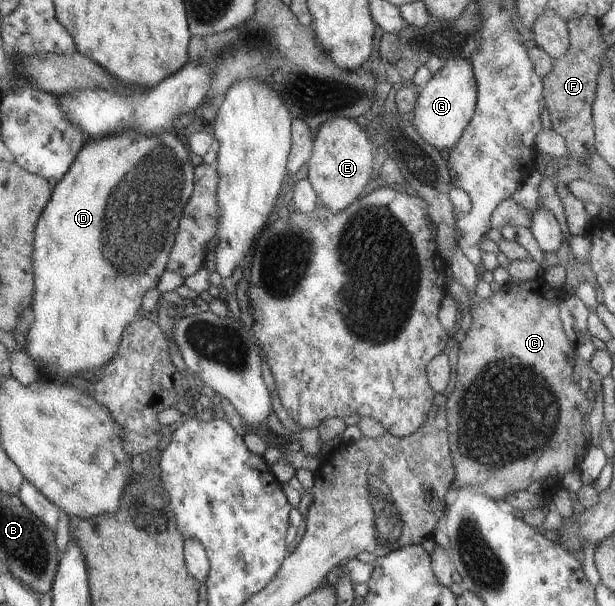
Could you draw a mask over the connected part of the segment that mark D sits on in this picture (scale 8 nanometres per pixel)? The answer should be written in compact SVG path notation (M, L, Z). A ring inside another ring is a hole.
M169 130L162 131L160 134L146 134L144 131L118 131L117 133L112 133L108 136L103 136L101 139L86 139L83 141L83 145L80 147L80 150L76 153L74 157L73 163L70 164L70 168L62 175L60 180L52 183L51 193L46 203L46 206L42 209L38 220L36 221L34 232L33 232L33 249L31 254L31 265L33 270L33 296L31 300L31 312L32 315L30 317L30 324L28 324L28 328L26 332L24 332L24 337L26 338L27 344L24 347L24 351L27 352L28 356L34 361L34 364L37 366L40 374L42 374L42 378L45 380L52 380L54 382L64 384L64 380L66 376L69 375L79 375L82 370L93 370L95 368L101 367L105 365L108 360L110 360L114 353L116 352L116 347L118 346L122 331L124 327L131 321L134 320L136 316L140 314L140 306L141 306L141 298L144 292L146 292L149 288L155 288L158 277L164 272L166 261L172 248L173 242L175 241L175 234L179 225L179 220L182 218L183 208L187 203L187 200L190 198L191 192L193 191L193 166L190 163L190 159L188 158L189 150L184 148L182 142L171 134Z

